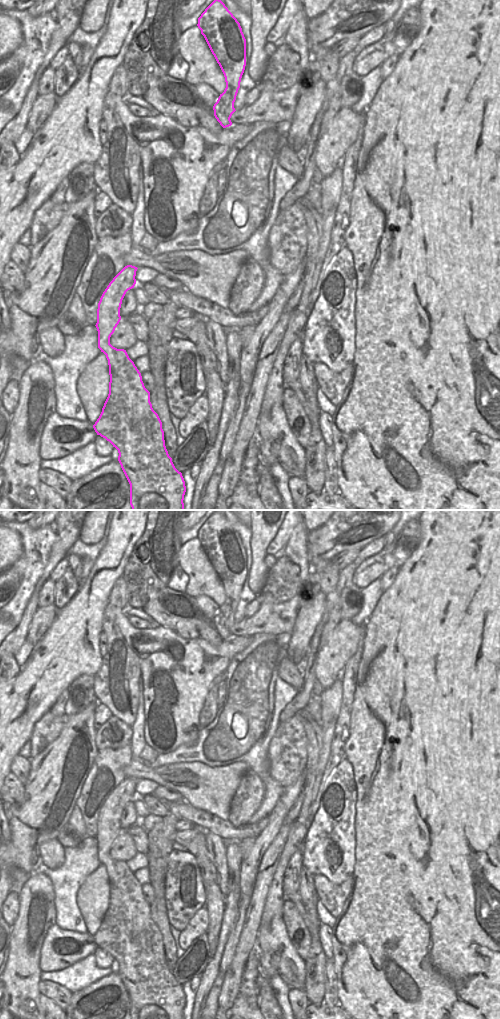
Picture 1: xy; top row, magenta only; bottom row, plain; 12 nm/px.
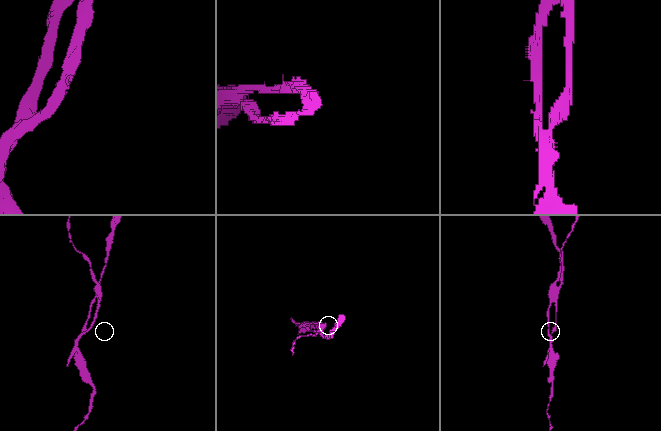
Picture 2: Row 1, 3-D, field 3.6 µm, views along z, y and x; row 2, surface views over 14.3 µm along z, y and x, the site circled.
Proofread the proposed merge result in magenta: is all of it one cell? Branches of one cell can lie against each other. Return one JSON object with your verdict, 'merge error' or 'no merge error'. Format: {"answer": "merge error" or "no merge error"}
{"answer": "merge error"}

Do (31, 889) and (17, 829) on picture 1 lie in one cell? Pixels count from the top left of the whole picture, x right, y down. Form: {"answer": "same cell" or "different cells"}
{"answer": "different cells"}

